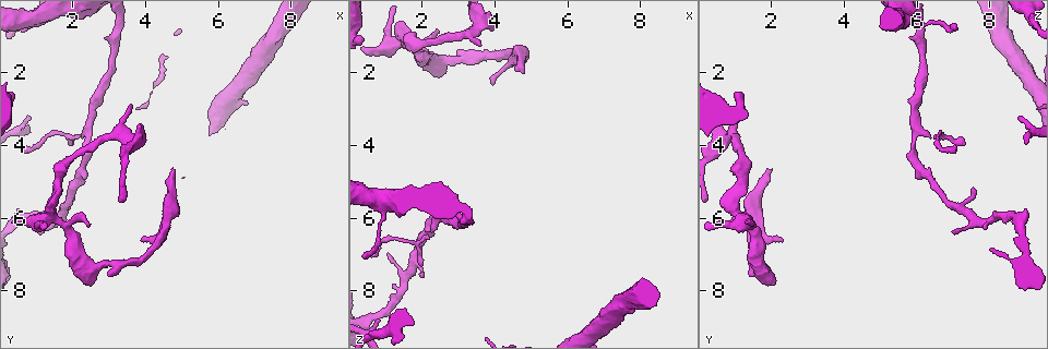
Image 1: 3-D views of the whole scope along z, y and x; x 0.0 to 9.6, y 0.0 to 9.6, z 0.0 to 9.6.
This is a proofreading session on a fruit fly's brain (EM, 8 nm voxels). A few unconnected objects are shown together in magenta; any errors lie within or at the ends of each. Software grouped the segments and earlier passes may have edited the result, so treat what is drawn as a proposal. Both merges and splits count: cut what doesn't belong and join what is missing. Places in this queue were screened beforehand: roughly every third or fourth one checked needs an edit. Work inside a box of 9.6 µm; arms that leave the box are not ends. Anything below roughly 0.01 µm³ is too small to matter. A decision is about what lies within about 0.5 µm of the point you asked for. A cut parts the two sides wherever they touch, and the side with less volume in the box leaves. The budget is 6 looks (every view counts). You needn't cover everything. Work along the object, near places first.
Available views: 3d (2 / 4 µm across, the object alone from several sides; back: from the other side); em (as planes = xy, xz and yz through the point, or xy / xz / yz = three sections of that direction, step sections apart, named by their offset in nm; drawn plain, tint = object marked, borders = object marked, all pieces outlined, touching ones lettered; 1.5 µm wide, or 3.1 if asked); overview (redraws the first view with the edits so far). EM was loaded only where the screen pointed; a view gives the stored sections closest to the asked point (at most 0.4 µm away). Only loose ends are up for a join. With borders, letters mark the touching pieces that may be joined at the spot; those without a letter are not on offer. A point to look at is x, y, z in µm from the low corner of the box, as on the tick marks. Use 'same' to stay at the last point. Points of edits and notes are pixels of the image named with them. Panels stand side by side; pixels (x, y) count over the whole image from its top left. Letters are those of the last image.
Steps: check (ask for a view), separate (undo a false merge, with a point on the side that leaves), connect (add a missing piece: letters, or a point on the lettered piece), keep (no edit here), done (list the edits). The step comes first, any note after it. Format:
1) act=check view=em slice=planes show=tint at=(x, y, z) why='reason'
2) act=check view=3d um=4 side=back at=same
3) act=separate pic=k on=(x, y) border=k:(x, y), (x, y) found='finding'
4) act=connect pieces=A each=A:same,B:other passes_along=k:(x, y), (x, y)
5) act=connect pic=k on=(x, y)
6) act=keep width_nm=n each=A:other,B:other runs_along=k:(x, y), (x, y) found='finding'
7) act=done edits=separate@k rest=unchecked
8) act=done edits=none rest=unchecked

act=check view=3d um=4 at=(0.55, 4.05, 7.10) why='tapers out'

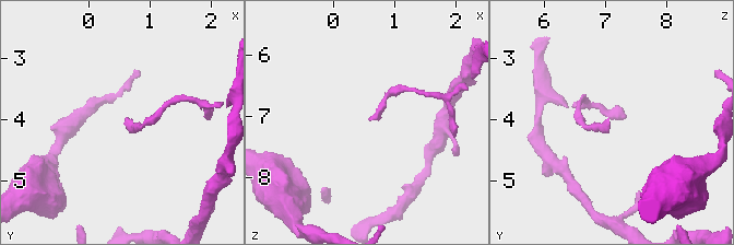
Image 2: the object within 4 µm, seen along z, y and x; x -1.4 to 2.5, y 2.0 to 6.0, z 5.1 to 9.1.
act=check view=em slice=xy step=8 show=borders at=(0.60, 4.05, 7.10)

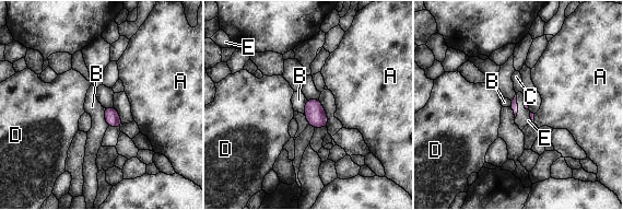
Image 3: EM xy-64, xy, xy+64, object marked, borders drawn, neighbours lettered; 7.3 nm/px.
act=check view=em slice=planes show=borders at=same why='cut it another way'

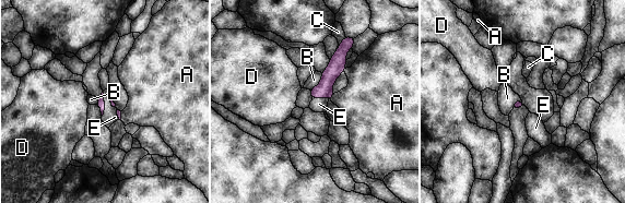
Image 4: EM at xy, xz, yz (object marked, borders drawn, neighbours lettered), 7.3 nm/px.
act=connect pieces=E each=A:other,B:other,C:other,D:other,E:same passes_along=4:(101, 104), (104, 104), (109, 117) found='the cell continues'

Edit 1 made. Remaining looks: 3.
act=check view=overview

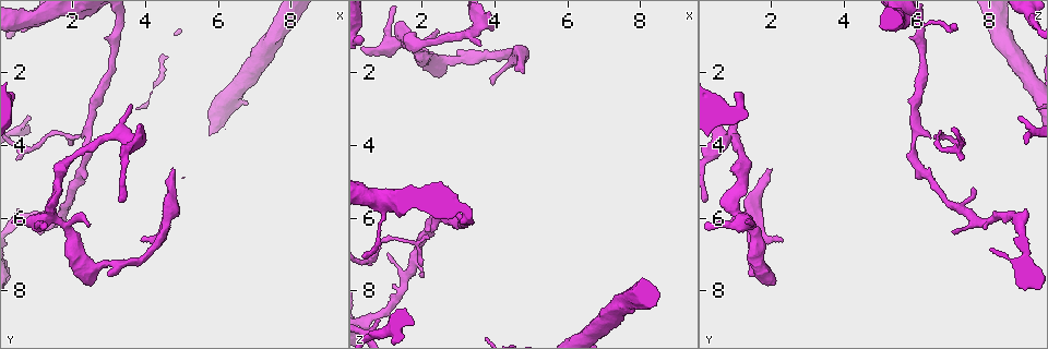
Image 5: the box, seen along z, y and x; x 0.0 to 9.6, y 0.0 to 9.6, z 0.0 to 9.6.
act=check view=3d um=4 at=(3.90, 6.65, 2.40) why='an open end'

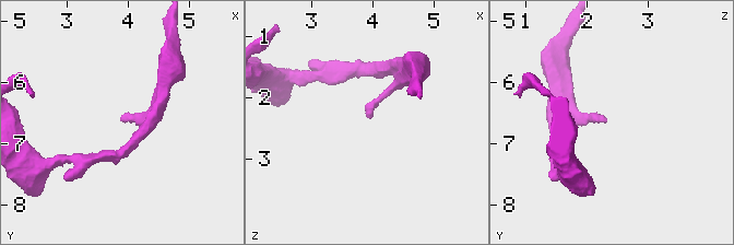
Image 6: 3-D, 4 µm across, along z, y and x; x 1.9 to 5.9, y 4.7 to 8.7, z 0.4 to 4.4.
act=check view=em slice=xz step=4 show=borders at=(3.95, 6.70, 2.35)

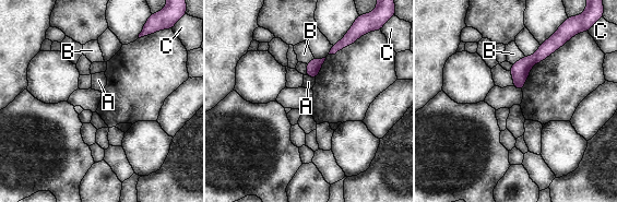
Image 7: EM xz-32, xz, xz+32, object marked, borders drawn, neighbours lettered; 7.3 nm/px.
act=keep each=A:other,B:other,C:other runs_along=7:(552, 46), (520, 72), (518, 85) found='no lettered piece goes on from it'

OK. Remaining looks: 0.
act=done edits=connect@4 rest=unchecked

